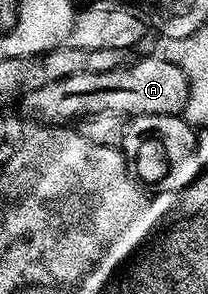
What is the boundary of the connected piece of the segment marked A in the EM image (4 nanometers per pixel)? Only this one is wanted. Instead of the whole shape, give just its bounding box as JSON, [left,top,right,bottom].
[20,59,188,125]

